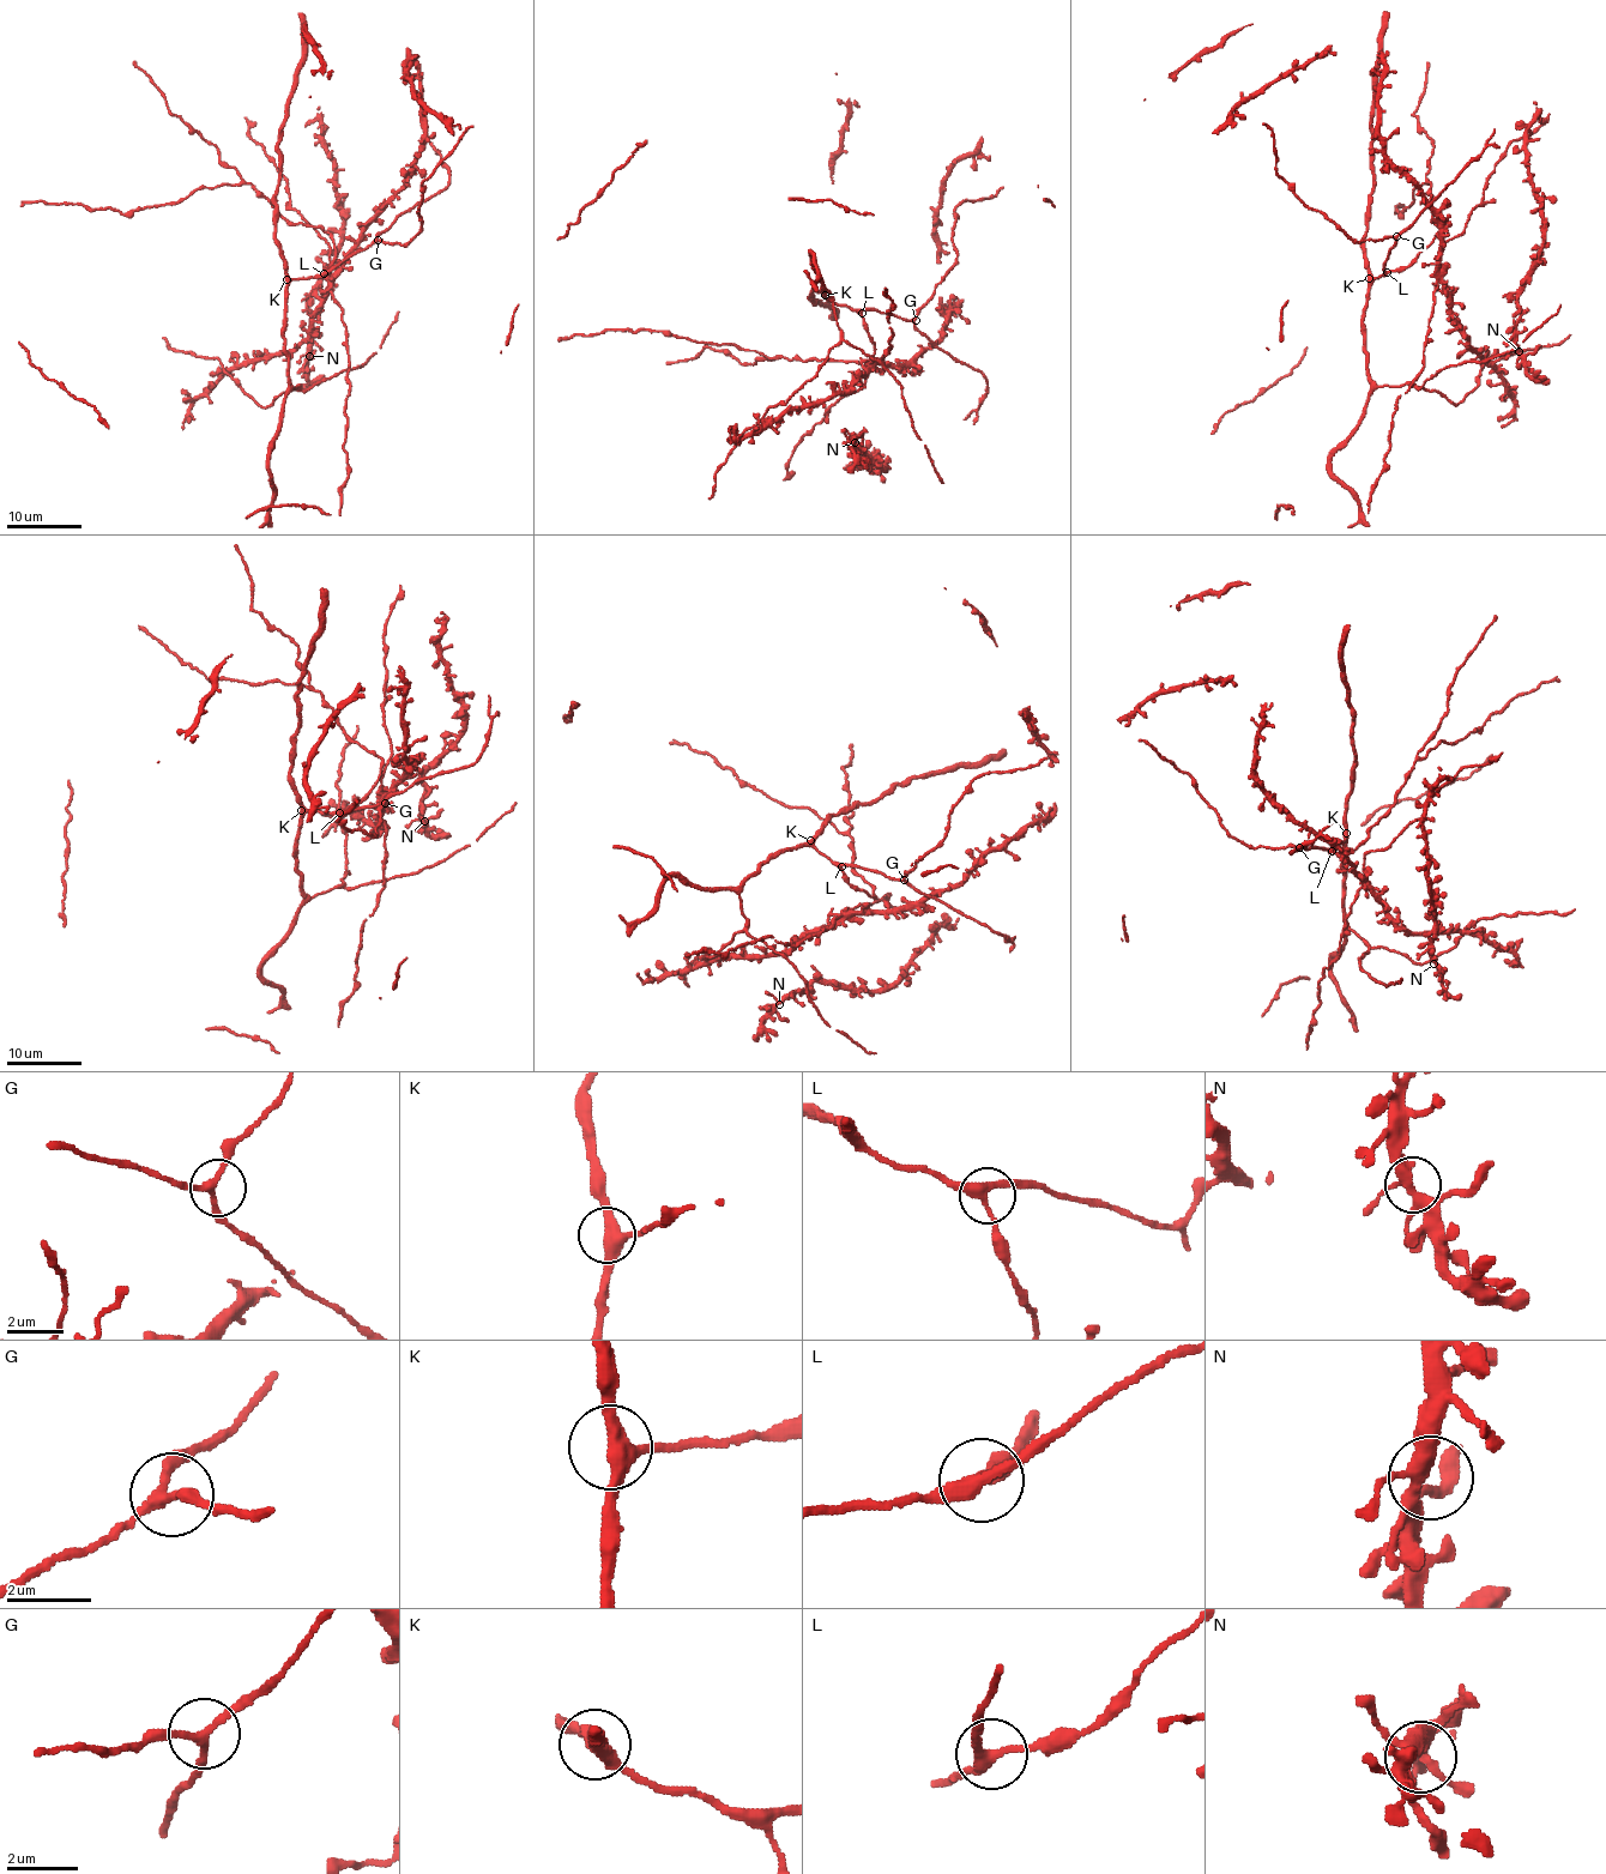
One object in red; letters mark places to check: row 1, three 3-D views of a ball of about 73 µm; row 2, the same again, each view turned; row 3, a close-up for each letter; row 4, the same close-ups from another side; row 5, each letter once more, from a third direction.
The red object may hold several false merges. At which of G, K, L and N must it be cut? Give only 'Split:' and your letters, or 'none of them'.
Split: none of them

